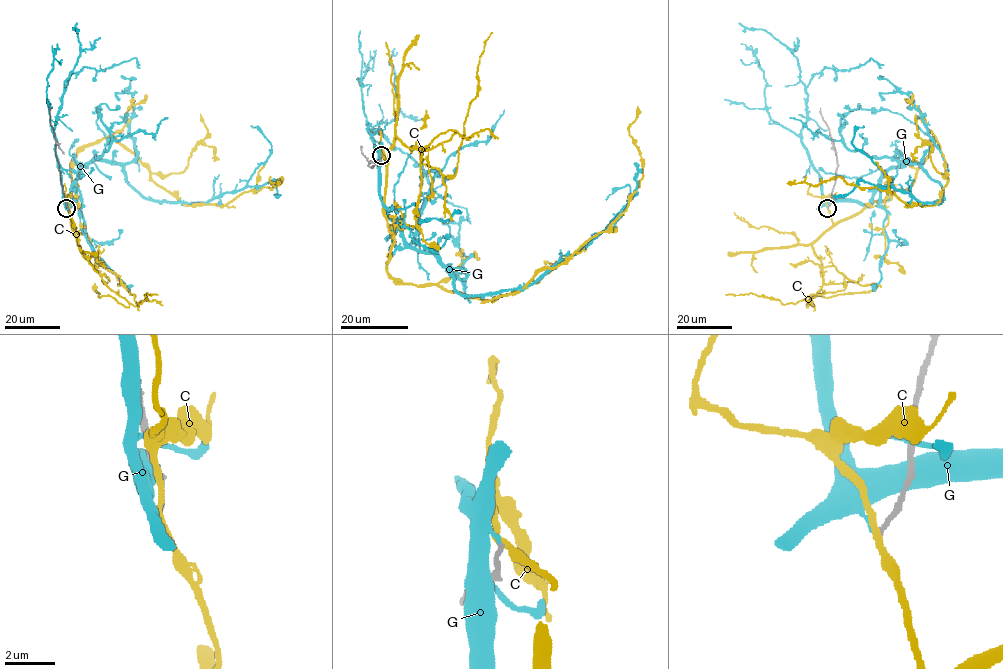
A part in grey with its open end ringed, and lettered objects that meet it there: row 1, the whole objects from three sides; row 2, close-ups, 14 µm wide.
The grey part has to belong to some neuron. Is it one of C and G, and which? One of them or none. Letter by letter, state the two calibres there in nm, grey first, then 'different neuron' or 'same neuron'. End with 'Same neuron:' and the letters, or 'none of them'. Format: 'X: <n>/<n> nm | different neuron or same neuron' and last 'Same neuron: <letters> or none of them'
C: 180/220 nm | different neuron
G: 180/140 nm | different neuron
Same neuron: none of them

